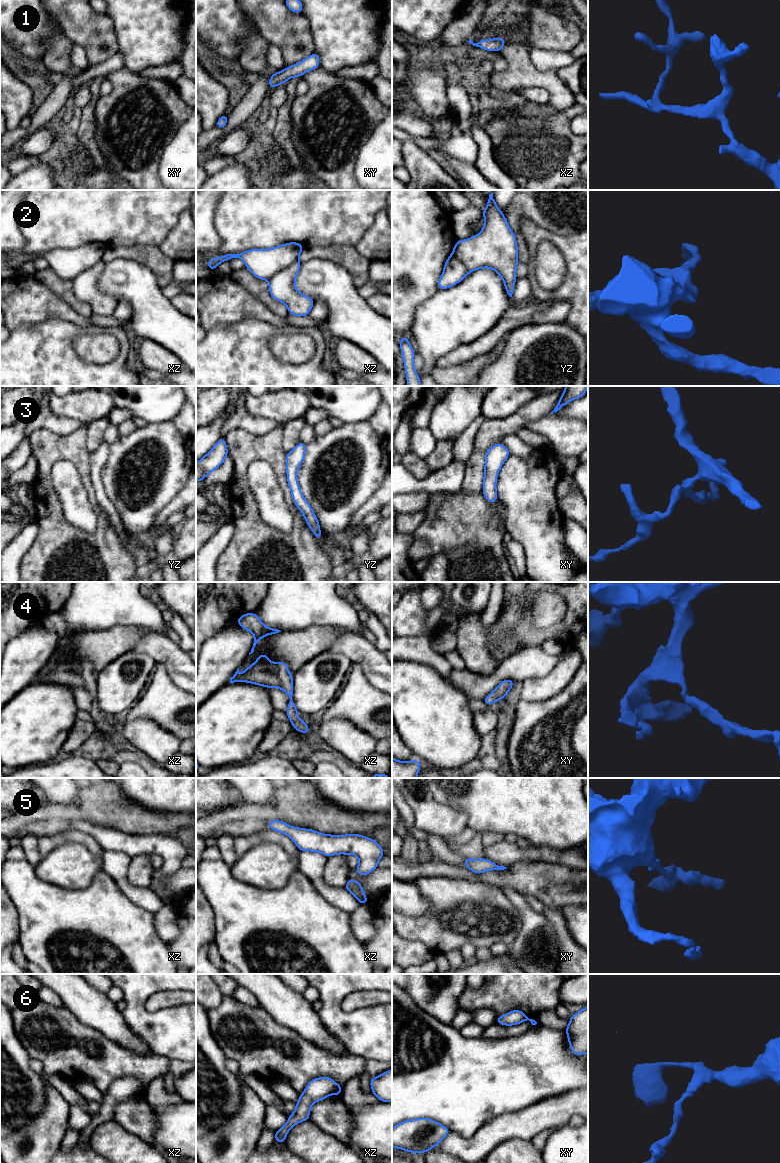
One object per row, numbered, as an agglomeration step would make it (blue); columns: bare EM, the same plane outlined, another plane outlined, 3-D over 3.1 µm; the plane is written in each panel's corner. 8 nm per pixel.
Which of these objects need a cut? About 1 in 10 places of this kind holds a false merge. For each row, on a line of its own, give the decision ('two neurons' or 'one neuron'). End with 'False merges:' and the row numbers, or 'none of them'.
1: one neuron
2: two neurons
3: one neuron
4: one neuron
5: one neuron
6: one neuron
False merges: 2

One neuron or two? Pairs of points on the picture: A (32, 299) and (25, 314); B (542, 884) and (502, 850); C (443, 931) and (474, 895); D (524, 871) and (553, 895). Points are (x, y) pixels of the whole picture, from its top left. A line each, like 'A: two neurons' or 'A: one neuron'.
A: one neuron
B: two neurons
C: one neuron
D: one neuron

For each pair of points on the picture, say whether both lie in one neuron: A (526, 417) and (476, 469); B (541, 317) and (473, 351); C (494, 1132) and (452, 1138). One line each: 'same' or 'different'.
A: same
B: same
C: same

